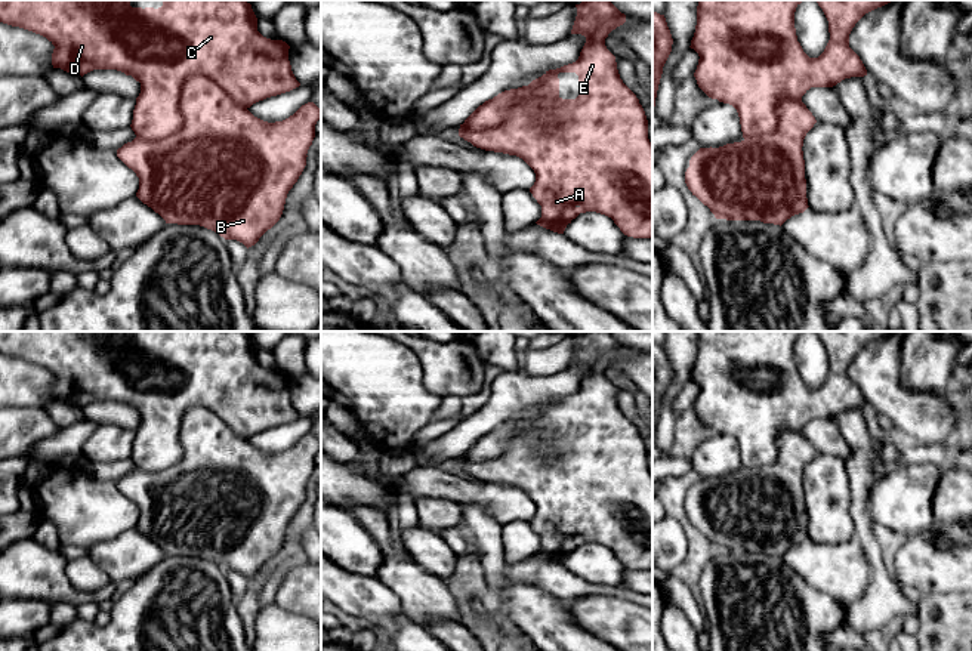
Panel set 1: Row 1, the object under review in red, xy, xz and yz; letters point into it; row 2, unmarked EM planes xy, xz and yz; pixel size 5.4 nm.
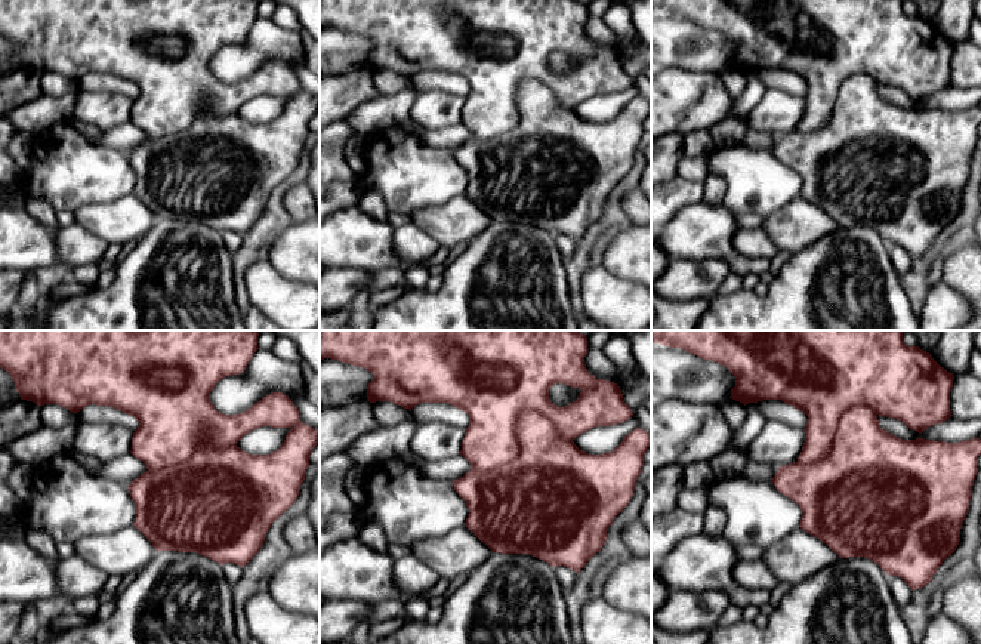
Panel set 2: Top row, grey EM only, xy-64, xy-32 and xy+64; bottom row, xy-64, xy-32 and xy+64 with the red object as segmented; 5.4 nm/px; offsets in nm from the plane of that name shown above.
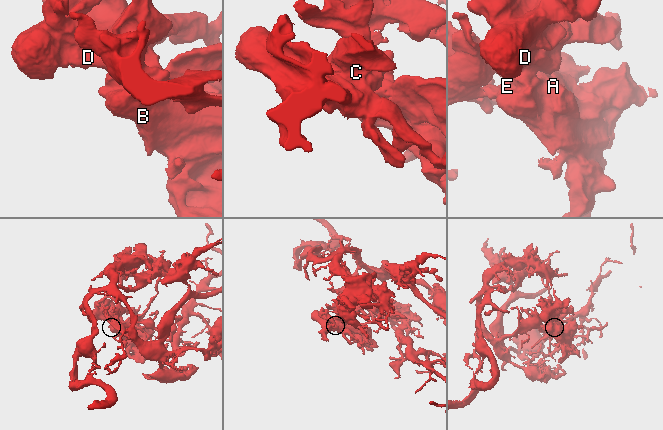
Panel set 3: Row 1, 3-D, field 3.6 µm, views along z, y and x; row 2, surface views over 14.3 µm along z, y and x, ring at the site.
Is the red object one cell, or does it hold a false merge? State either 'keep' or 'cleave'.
keep

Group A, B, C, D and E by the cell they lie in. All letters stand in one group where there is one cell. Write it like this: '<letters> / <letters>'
A B C D E

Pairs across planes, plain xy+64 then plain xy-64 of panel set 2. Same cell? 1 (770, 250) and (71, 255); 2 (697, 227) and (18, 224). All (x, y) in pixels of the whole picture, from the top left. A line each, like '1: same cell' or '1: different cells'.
1: same cell
2: same cell

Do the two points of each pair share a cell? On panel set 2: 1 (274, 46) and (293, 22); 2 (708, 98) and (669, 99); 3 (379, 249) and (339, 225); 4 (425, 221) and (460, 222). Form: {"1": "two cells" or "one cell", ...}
{"1": "two cells", "2": "one cell", "3": "one cell", "4": "one cell"}

